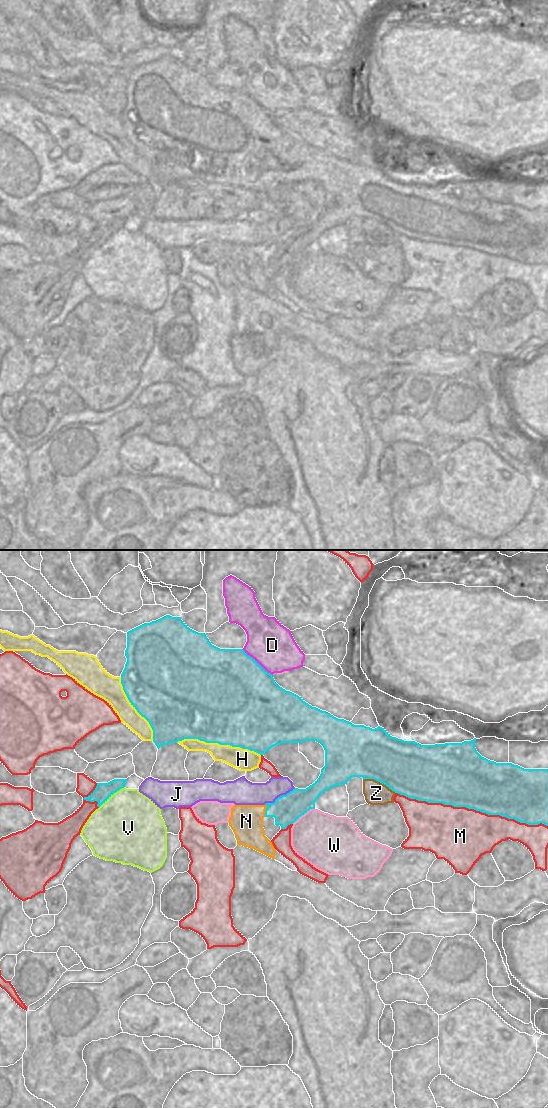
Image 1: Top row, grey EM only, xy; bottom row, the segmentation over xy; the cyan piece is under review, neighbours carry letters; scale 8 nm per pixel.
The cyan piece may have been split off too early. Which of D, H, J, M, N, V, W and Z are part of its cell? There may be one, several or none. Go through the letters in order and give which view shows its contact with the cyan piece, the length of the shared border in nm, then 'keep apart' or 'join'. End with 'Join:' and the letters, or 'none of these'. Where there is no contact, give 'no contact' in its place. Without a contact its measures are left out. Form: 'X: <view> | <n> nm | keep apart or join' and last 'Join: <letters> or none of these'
D: xy | 320 nm | keep apart
H: xy | 700 nm | keep apart
J: xy | 280 nm | keep apart
M: xy | 1250 nm | keep apart
N: xy | 100 nm | keep apart
V: xy | 260 nm | keep apart
W: xy | 220 nm | keep apart
Z: xy | 280 nm | keep apart
Join: none of these

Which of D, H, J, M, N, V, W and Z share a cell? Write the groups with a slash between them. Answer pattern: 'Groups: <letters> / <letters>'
Groups: D / H / J / M / N / V / W / Z

